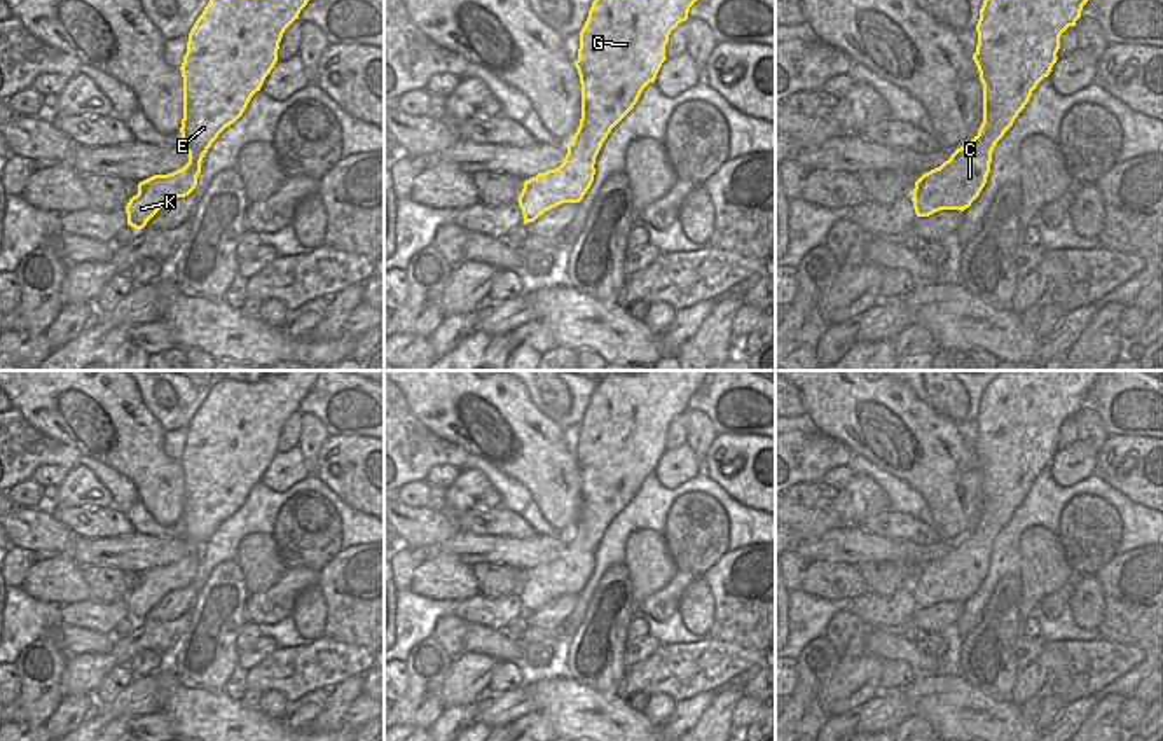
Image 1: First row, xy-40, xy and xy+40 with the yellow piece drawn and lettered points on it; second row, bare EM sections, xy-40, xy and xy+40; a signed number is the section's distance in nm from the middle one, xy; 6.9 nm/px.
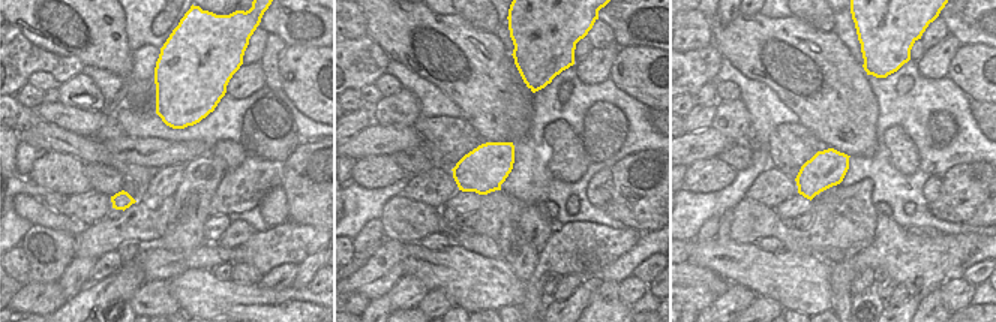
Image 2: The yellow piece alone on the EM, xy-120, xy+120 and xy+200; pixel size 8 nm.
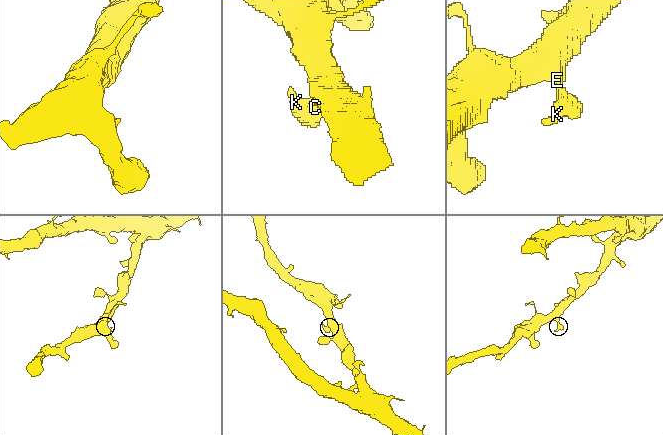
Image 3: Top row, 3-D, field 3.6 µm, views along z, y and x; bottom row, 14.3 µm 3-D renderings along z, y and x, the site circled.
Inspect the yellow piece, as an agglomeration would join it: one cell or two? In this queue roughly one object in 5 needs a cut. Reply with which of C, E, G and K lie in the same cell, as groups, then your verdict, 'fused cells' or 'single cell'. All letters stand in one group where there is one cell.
C E G K; single cell

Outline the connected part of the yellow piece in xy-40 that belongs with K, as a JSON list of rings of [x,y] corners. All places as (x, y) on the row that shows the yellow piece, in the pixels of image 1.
[[[210,0],[194,23],[180,66],[182,147],[189,163],[138,184],[126,206],[127,225],[143,229],[168,203],[189,196],[201,161],[218,135],[246,110],[278,61],[285,30],[309,0]]]

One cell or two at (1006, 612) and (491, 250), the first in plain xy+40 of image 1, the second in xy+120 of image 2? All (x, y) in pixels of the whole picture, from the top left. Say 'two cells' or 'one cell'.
two cells

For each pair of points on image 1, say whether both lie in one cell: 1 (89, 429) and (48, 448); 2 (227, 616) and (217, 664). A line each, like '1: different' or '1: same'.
1: different
2: same

